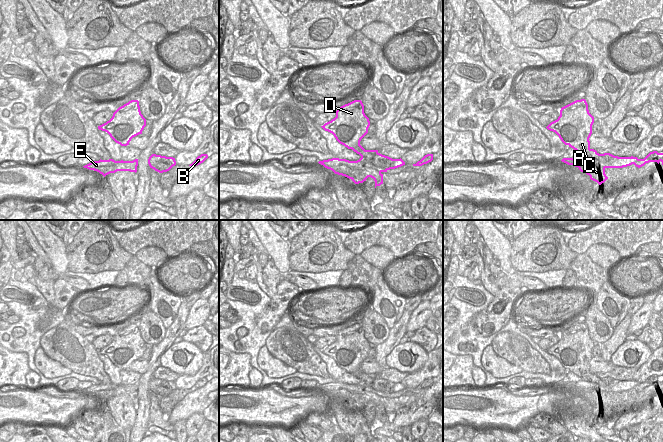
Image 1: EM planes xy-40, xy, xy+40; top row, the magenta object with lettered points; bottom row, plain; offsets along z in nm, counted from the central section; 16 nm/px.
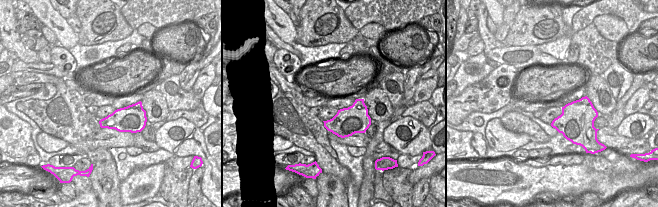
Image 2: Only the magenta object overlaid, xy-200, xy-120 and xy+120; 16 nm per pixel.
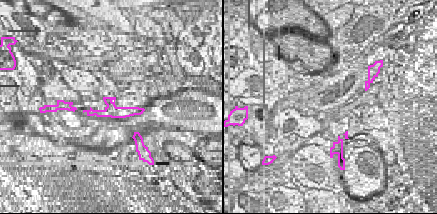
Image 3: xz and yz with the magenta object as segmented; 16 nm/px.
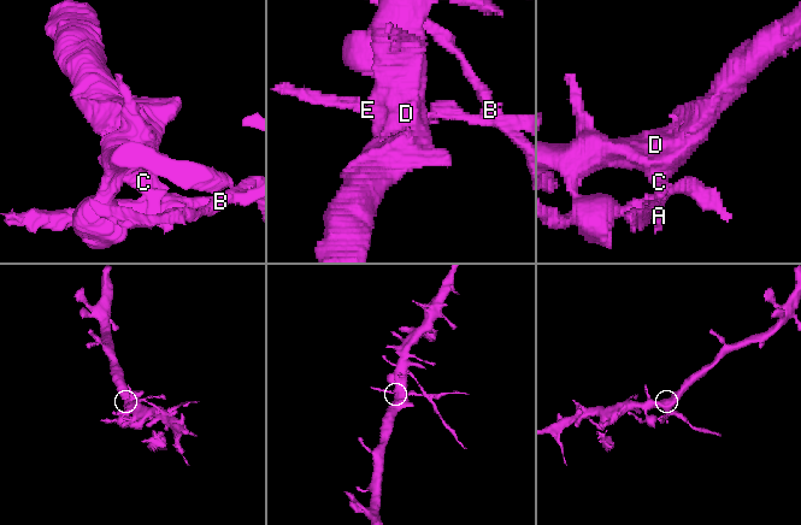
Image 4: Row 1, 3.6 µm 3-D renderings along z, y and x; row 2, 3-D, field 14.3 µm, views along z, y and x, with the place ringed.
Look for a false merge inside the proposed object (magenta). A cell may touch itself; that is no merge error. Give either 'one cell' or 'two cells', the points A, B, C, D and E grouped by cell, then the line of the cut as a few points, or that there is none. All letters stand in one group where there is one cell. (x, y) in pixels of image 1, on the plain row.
two cells | A B E / C D | xy+40 (600, 378), (597, 382), (586, 382), (581, 379)

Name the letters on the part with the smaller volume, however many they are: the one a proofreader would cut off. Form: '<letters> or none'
A, B, E

